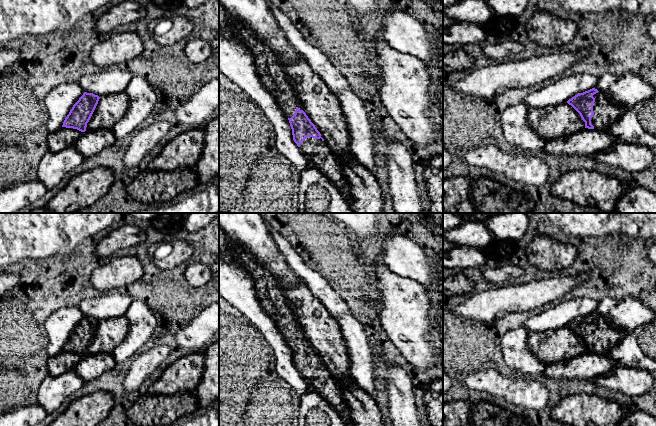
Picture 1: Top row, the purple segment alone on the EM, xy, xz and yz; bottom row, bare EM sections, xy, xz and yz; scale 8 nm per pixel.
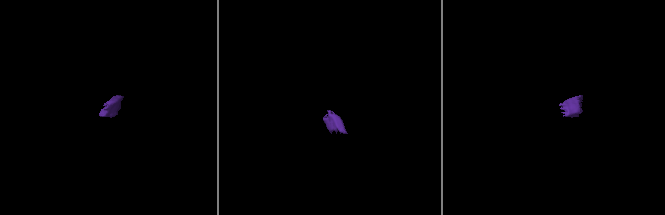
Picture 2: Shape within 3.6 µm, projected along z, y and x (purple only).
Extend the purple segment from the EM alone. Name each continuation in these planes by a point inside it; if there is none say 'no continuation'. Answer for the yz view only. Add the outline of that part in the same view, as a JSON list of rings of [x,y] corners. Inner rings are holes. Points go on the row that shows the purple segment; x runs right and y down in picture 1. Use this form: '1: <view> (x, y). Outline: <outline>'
1: yz (606, 112). Outline: [[[602,92],[594,94],[593,97],[595,102],[593,104],[594,115],[591,118],[591,124],[596,130],[607,130],[610,125],[621,118],[628,110],[628,108],[614,103]]]

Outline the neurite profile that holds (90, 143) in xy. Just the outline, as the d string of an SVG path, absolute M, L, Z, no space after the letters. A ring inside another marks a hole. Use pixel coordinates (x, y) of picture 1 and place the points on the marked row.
M112 129L82 132L75 148L85 158L96 155L116 142Z

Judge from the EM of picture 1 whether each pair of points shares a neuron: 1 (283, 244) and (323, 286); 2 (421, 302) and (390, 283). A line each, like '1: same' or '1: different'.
1: same
2: same

